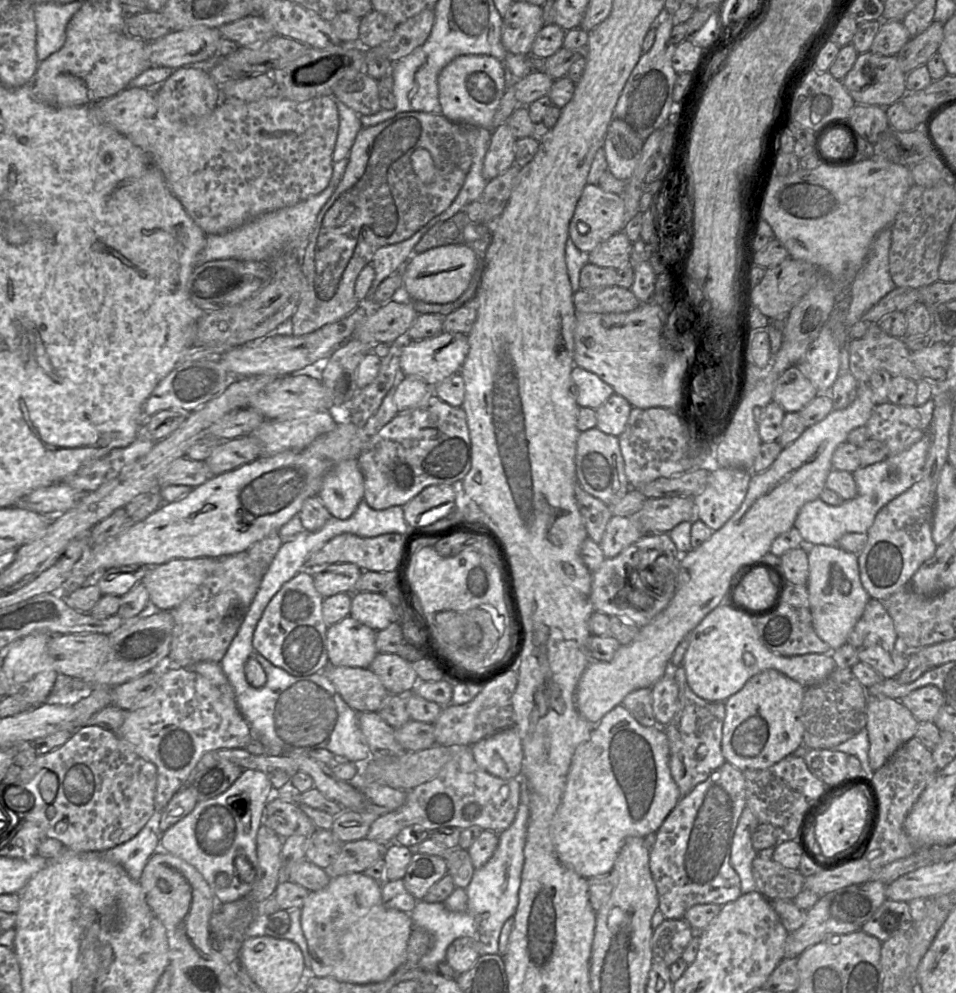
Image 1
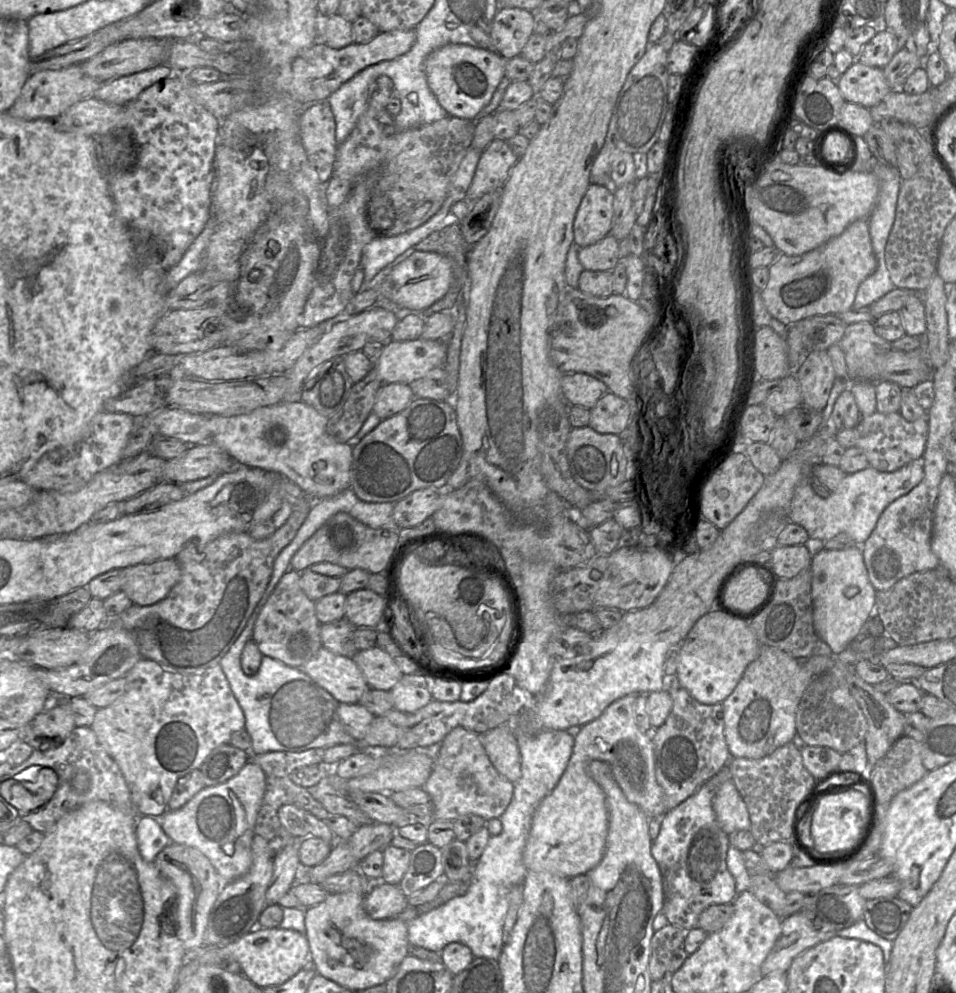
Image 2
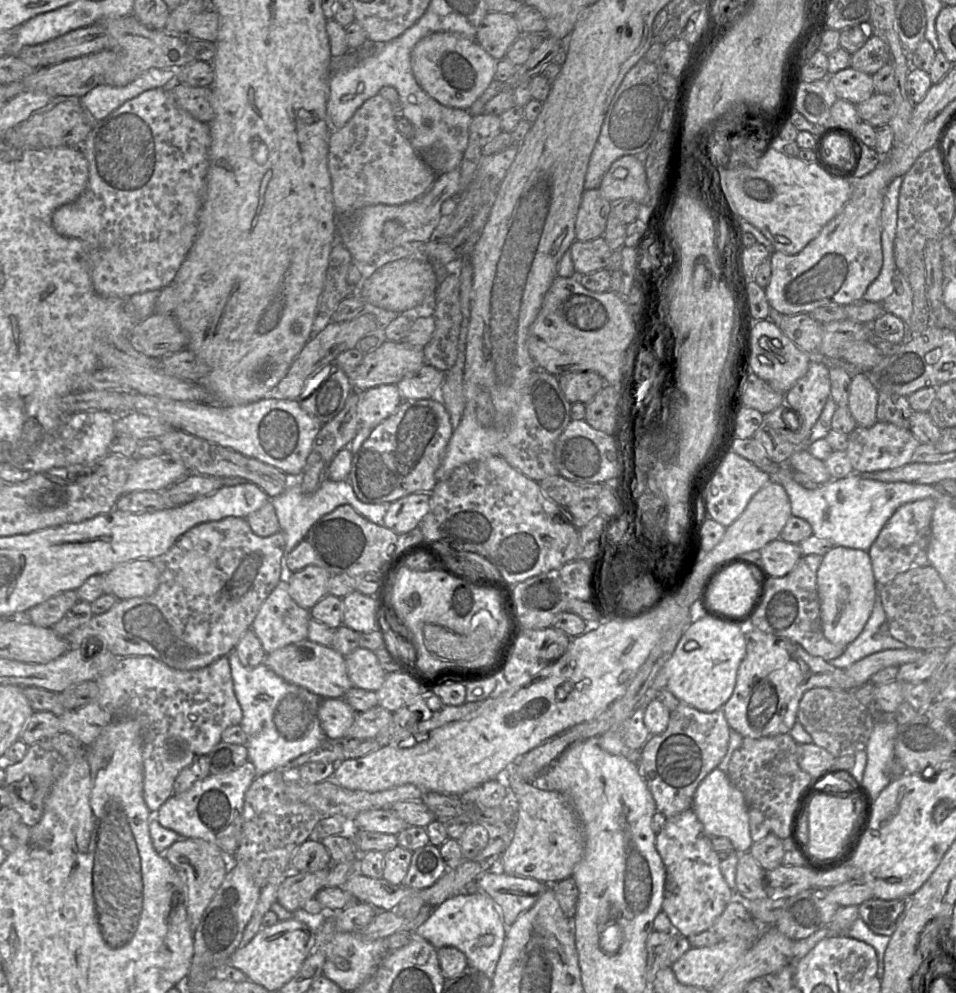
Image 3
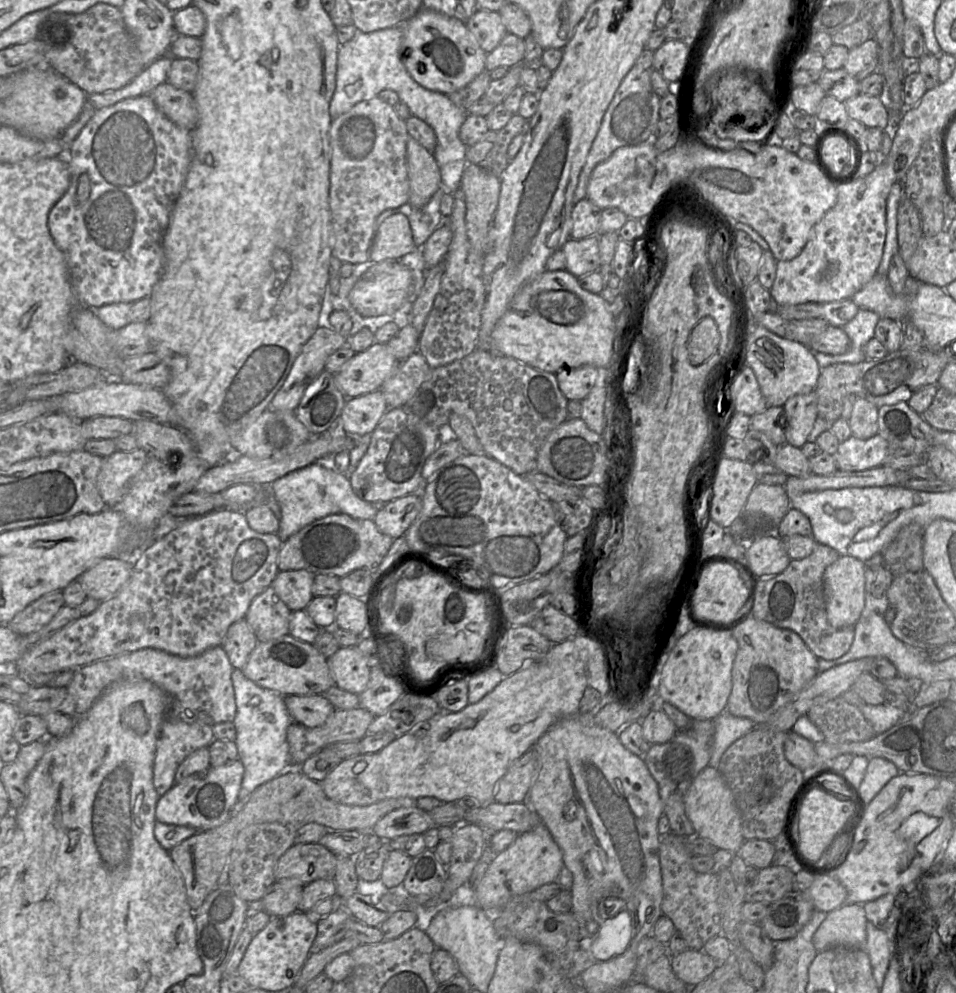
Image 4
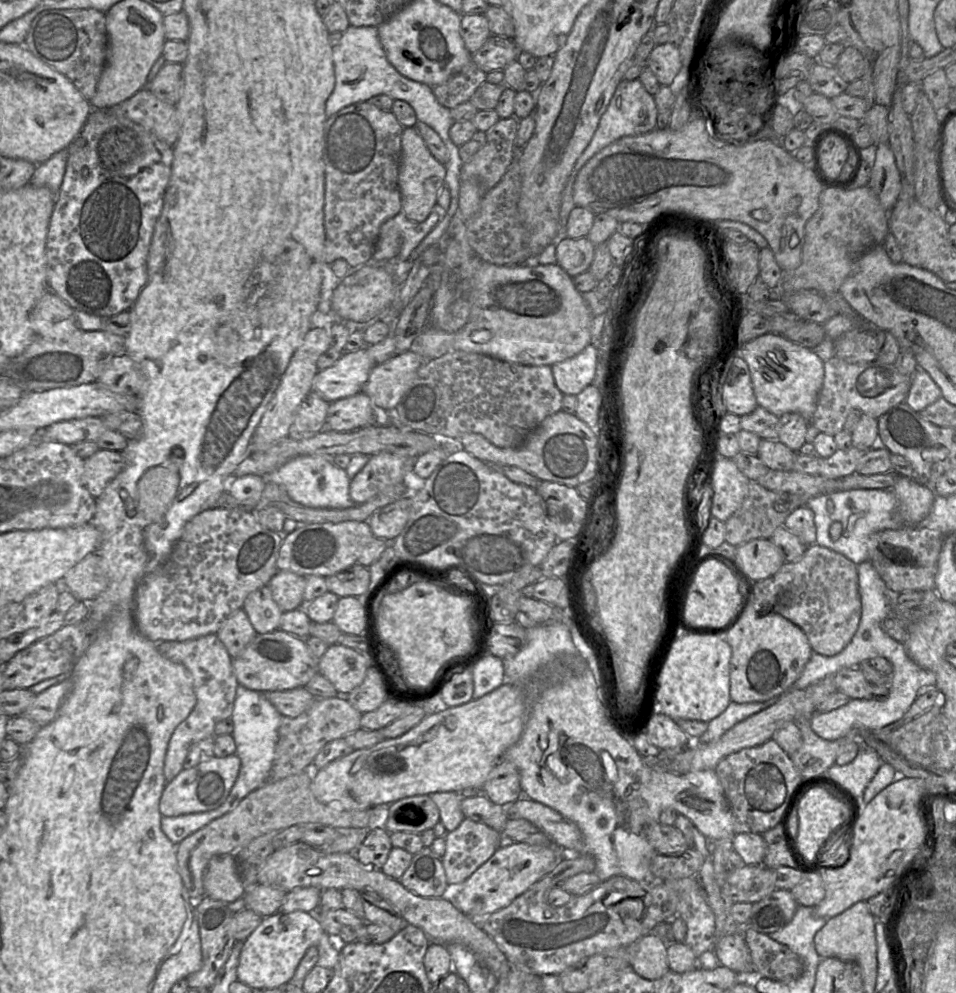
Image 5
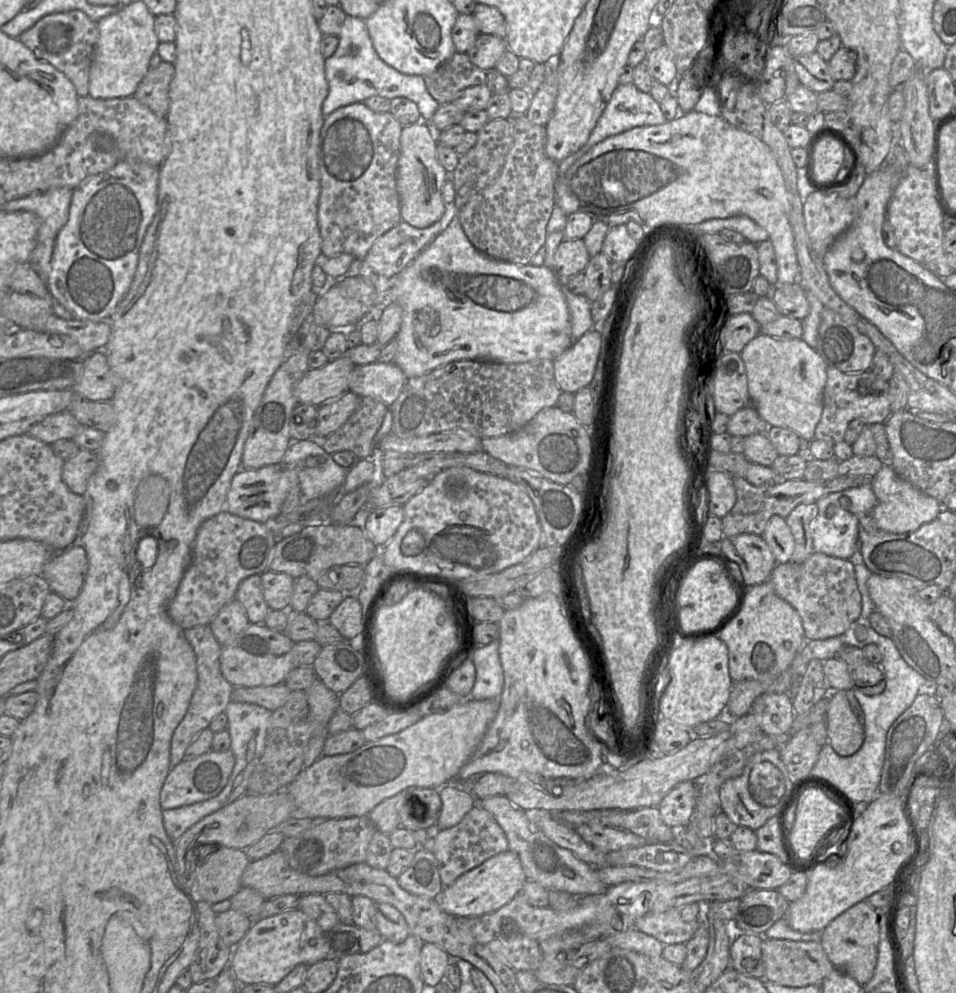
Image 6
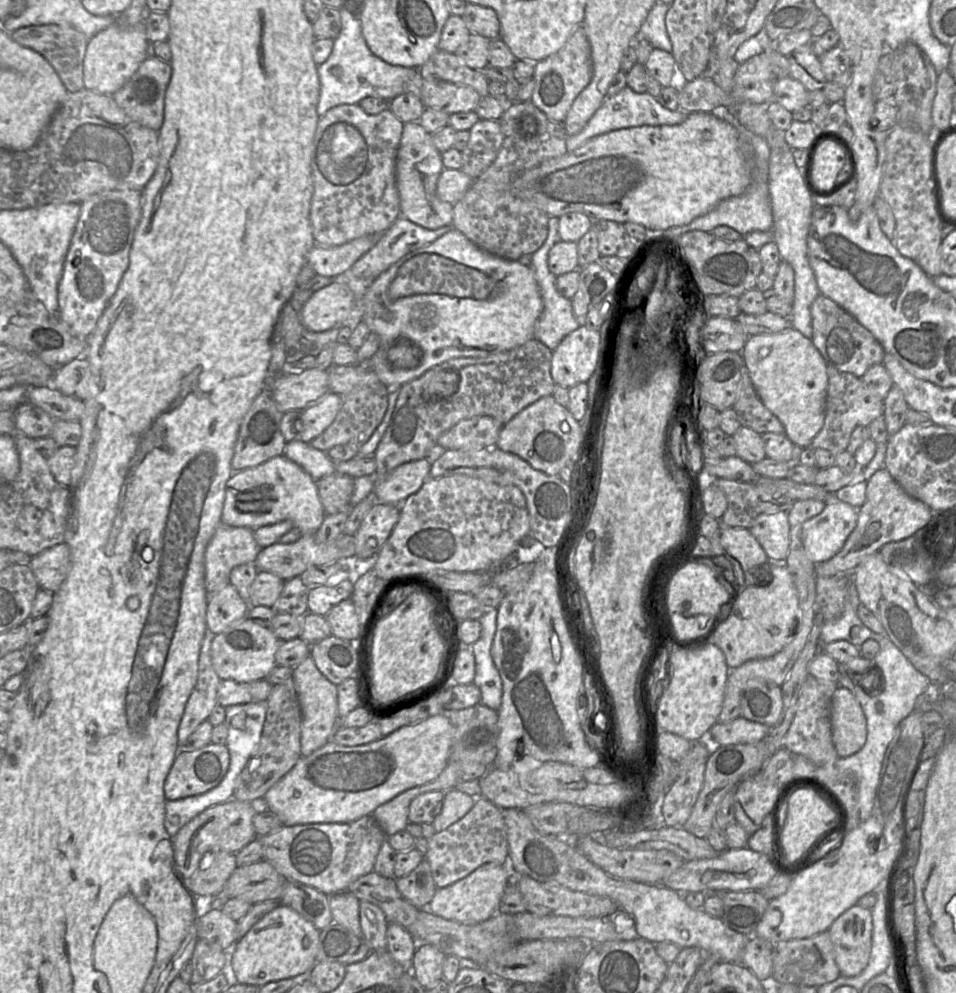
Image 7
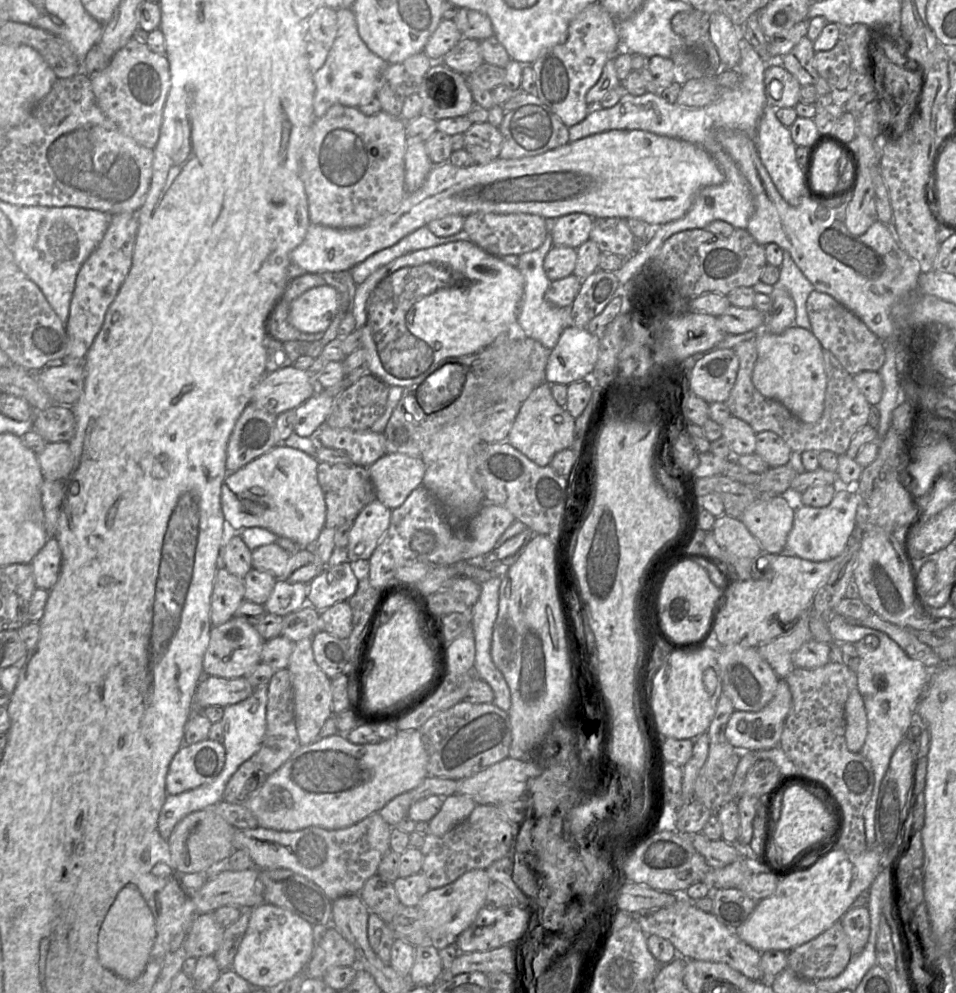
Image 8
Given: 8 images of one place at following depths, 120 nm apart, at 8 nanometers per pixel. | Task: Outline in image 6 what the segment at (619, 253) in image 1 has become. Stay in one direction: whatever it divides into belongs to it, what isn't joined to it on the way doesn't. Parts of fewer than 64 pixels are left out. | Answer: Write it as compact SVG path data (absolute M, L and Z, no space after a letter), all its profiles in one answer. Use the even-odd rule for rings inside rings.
M583 239L563 240L554 255L554 271L561 280L583 273L590 256Z

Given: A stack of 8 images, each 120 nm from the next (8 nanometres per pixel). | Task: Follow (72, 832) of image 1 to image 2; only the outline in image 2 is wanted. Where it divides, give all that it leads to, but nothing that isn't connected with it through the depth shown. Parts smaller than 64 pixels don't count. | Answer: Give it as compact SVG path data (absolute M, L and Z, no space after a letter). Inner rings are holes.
M76 726L70 735L57 747L46 751L34 750L23 763L23 770L39 765L53 769L58 776L58 786L53 796L42 806L21 812L20 818L30 824L33 830L42 834L50 831L67 812L91 801L104 801L128 816L138 819L131 792L116 764L98 742L94 731L87 726Z

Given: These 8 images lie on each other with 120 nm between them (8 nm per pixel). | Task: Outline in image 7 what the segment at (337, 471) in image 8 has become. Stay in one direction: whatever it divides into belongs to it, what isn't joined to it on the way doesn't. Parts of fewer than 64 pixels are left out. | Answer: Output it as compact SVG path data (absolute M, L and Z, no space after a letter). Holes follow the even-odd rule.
M334 472L319 479L318 495L326 515L351 510L351 498L354 491L353 477Z

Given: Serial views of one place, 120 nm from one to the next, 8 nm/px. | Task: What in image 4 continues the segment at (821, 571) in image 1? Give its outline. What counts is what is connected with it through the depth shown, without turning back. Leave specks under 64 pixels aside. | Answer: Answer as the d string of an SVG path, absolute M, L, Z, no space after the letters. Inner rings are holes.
M847 555L840 556L823 574L828 622L835 628L855 626L865 607L867 563Z

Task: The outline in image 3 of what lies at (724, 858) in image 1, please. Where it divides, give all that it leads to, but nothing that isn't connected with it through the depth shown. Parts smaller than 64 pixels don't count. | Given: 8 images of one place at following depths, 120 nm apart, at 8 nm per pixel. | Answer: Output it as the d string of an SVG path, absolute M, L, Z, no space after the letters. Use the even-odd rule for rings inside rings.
M689 808L667 818L660 833L656 834L655 845L666 869L662 911L670 919L673 930L690 937L711 929L736 894L721 873L712 837L706 833L694 810Z

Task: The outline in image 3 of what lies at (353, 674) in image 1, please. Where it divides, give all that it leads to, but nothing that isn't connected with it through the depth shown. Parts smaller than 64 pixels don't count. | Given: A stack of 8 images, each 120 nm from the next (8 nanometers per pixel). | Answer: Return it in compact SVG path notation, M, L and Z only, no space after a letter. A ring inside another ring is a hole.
M304 639L266 654L264 663L285 681L303 687L322 699L343 698L353 685L349 679L345 656L330 646Z

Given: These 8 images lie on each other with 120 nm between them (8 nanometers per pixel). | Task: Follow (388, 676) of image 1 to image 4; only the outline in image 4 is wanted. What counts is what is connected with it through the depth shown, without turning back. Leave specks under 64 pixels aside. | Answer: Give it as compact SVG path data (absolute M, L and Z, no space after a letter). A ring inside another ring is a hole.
M357 646L340 647L327 658L327 664L335 685L340 689L357 695L366 690L371 667Z

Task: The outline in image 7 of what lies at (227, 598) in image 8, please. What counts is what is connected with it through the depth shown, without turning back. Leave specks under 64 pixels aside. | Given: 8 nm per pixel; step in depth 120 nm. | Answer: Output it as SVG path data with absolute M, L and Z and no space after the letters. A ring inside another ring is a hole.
M229 583L218 592L209 595L206 611L207 631L212 635L223 632L232 624L246 618L249 603L242 599Z

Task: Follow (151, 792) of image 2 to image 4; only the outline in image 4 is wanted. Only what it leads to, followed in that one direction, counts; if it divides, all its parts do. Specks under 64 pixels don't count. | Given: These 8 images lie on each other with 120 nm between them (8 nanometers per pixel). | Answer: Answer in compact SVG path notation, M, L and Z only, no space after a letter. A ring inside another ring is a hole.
M222 645L207 649L199 655L180 657L154 648L144 648L101 659L74 669L73 678L67 685L67 696L61 705L42 716L48 727L47 736L62 737L71 732L79 718L84 715L94 702L112 684L128 680L147 680L160 687L169 697L169 707L162 721L157 739L153 763L153 785L162 796L175 784L175 772L184 759L202 747L208 747L214 737L214 727L222 722L232 722L236 715L236 704L232 685L233 667Z

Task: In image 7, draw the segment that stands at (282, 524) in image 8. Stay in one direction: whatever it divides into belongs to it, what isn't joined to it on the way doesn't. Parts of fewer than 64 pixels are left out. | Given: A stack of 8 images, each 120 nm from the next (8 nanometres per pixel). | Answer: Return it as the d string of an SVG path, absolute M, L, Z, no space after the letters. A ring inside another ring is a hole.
M284 454L266 462L234 472L226 483L221 523L256 529L291 520L302 535L315 535L326 516L315 481Z

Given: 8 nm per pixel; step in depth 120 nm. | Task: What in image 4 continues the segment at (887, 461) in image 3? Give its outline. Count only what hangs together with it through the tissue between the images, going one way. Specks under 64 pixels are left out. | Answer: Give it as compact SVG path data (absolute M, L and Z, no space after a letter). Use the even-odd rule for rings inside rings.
M876 434L865 440L851 436L833 456L838 470L853 472L882 466L889 452L888 442Z

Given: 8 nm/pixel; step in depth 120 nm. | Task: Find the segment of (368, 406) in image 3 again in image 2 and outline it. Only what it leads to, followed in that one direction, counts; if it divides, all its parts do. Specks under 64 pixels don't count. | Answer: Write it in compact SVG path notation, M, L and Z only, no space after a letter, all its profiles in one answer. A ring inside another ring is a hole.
M383 384L377 391L372 413L384 420L403 411L414 398L409 384Z

